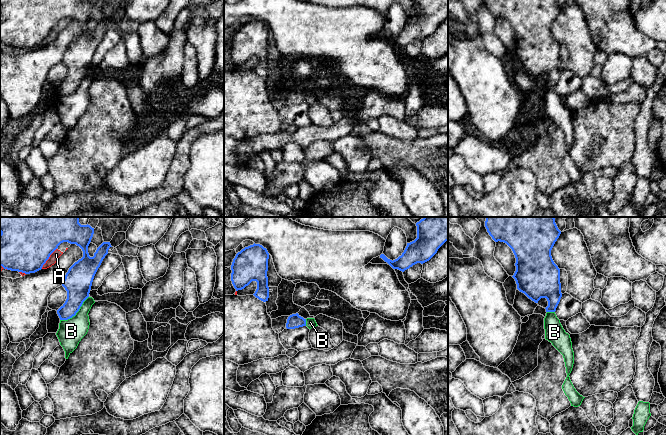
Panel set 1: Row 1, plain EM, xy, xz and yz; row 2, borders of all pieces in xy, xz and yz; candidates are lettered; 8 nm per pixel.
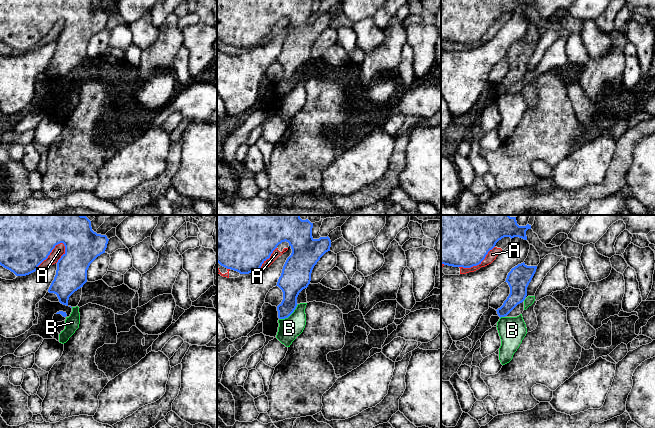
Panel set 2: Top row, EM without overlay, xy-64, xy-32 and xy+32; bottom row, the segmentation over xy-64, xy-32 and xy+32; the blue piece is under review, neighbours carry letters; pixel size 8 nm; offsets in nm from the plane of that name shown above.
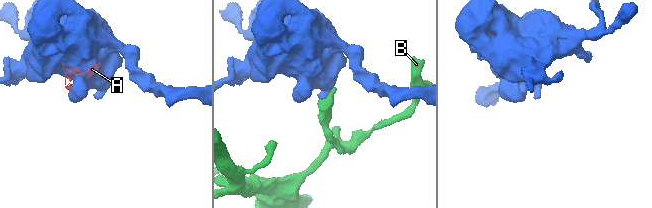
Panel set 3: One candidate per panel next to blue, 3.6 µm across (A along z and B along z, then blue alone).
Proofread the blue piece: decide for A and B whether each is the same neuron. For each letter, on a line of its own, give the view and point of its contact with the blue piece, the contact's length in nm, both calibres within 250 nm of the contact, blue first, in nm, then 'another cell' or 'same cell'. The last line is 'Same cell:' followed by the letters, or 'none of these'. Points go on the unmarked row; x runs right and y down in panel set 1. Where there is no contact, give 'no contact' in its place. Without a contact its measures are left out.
A: contact xy (48, 34); length 200 nm; calibres 380 and 70 nm; another cell
B: contact xy (76, 88); length 300 nm; calibres 220 and 200 nm; another cell
Same cell: none of these

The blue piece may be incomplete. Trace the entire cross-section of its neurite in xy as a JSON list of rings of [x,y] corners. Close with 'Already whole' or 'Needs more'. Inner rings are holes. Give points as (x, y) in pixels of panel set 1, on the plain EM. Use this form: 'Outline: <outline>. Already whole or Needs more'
Outline: [[[0,0],[0,42],[11,47],[18,47],[25,50],[35,49],[42,45],[43,41],[49,35],[50,31],[63,18],[76,20],[83,27],[83,33],[75,38],[68,46],[63,56],[62,62],[67,67],[65,79],[57,86],[60,96],[68,96],[76,91],[83,78],[89,73],[94,52],[100,43],[103,35],[108,30],[111,22],[110,18],[103,18],[94,29],[93,33],[89,32],[88,22],[94,10],[94,4],[90,1],[81,0]]]. Already whole

